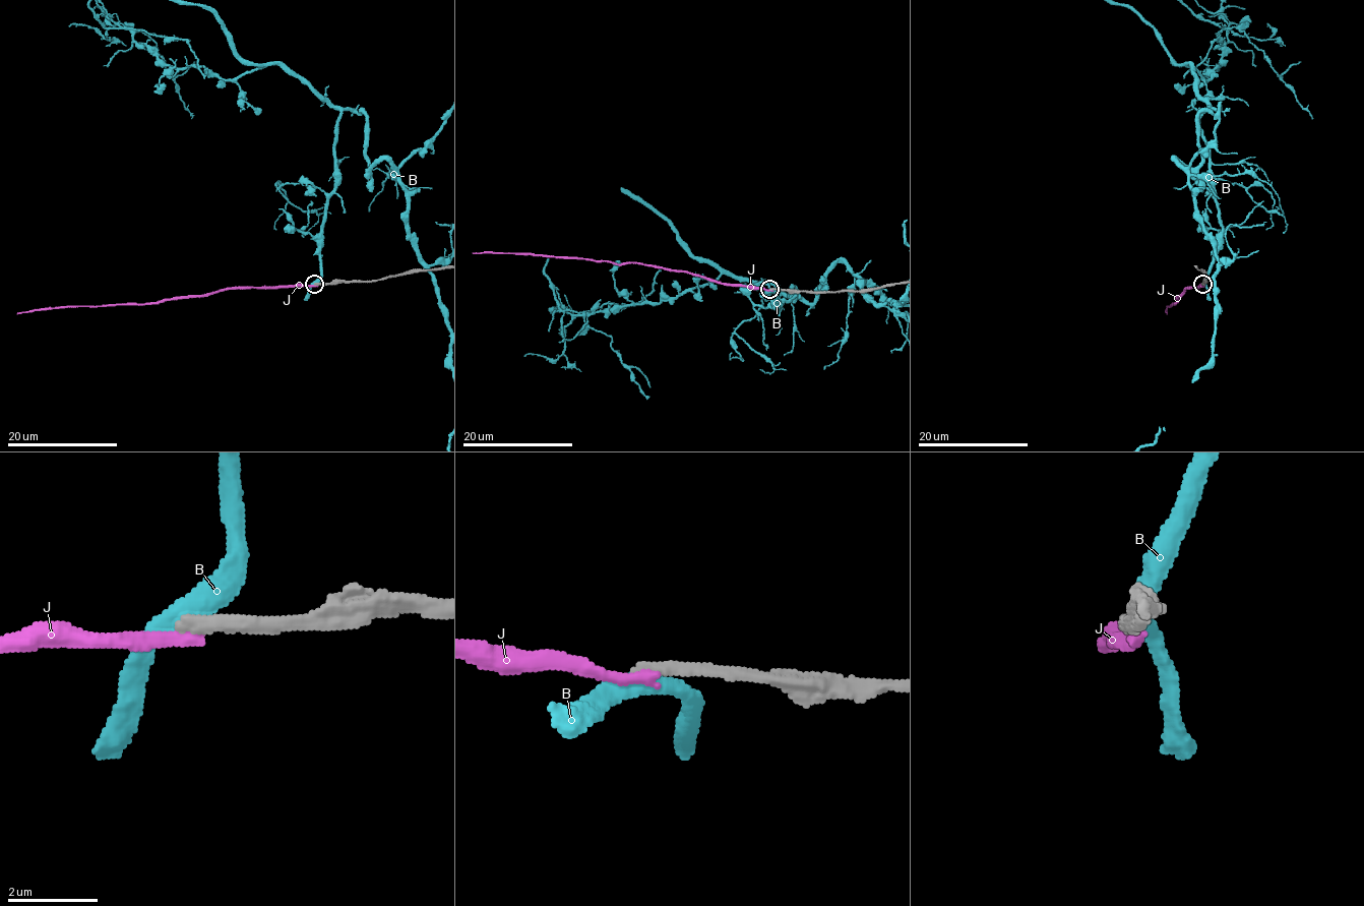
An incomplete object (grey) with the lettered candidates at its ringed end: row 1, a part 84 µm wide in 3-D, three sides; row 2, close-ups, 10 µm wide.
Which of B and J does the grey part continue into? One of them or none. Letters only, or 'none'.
none

